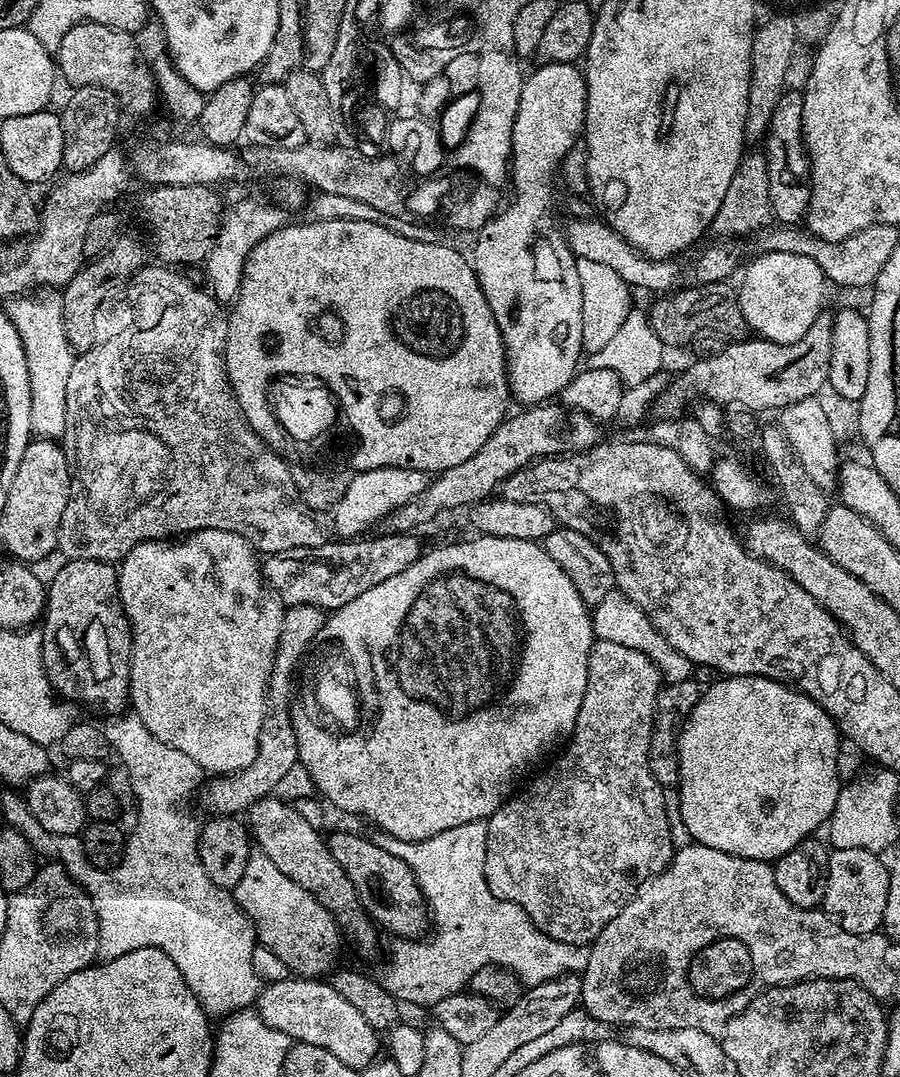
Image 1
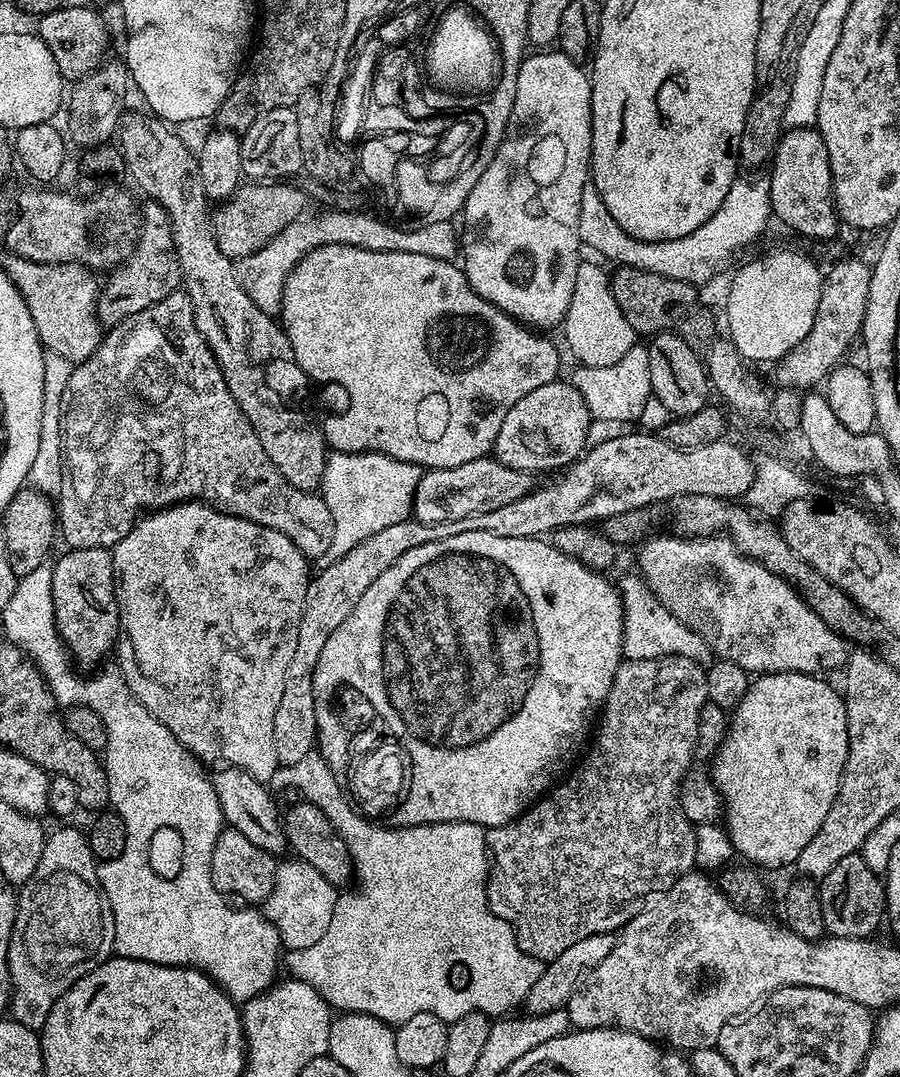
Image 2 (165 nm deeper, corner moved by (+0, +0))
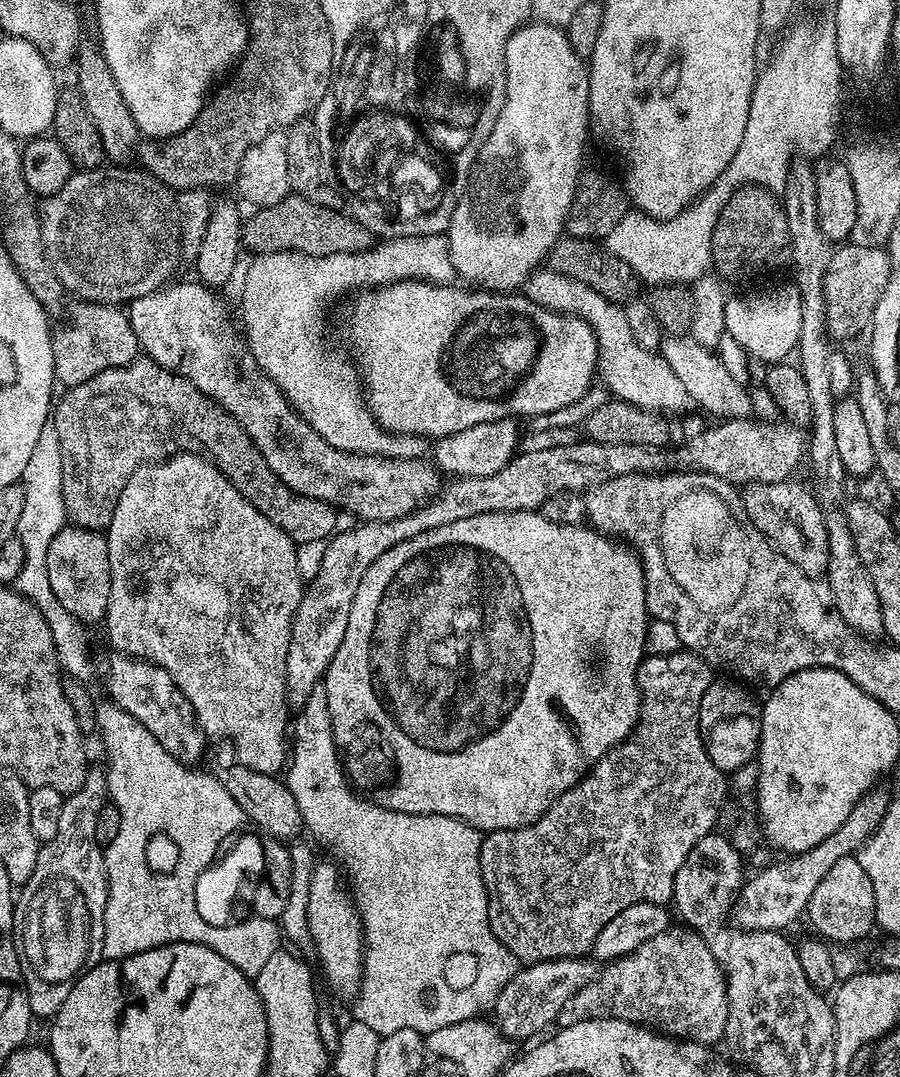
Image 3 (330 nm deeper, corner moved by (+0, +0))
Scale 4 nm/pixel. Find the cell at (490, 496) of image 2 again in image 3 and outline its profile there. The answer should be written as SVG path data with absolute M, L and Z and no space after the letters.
M169 283L156 292L131 301L127 305L128 322L136 335L139 351L158 366L170 370L175 376L191 382L202 394L206 394L223 412L228 412L246 430L250 442L266 458L266 466L291 492L297 492L318 502L326 502L341 513L349 512L360 522L390 523L392 520L406 518L411 512L427 507L442 491L441 473L431 463L419 460L381 460L379 456L360 456L356 452L338 450L330 446L307 422L298 415L282 390L273 380L263 374L247 376L240 369L240 360L236 355L240 348L231 336L228 325L228 312L213 289L199 283Z

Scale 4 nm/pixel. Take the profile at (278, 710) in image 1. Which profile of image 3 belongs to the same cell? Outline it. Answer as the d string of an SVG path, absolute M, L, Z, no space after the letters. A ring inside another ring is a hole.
M392 520L390 523L360 522L349 532L341 531L323 549L321 569L312 581L307 583L304 597L296 611L292 623L292 637L288 657L286 658L286 686L288 687L288 702L292 706L304 705L308 696L321 687L323 678L328 673L334 654L338 654L338 646L342 646L342 638L346 634L346 622L350 622L350 606L354 606L354 594L358 594L358 586L362 586L360 572L366 574L386 550L402 543L402 521ZM341 535L341 536L340 536ZM340 536L340 537L339 537ZM340 548L344 548L344 560L348 560L348 572L340 572L336 576L336 564L344 564L340 560ZM352 568L360 568L356 576L352 576ZM340 580L340 584L336 584ZM344 580L352 580L348 584L348 592L336 592L336 588L344 588Z

